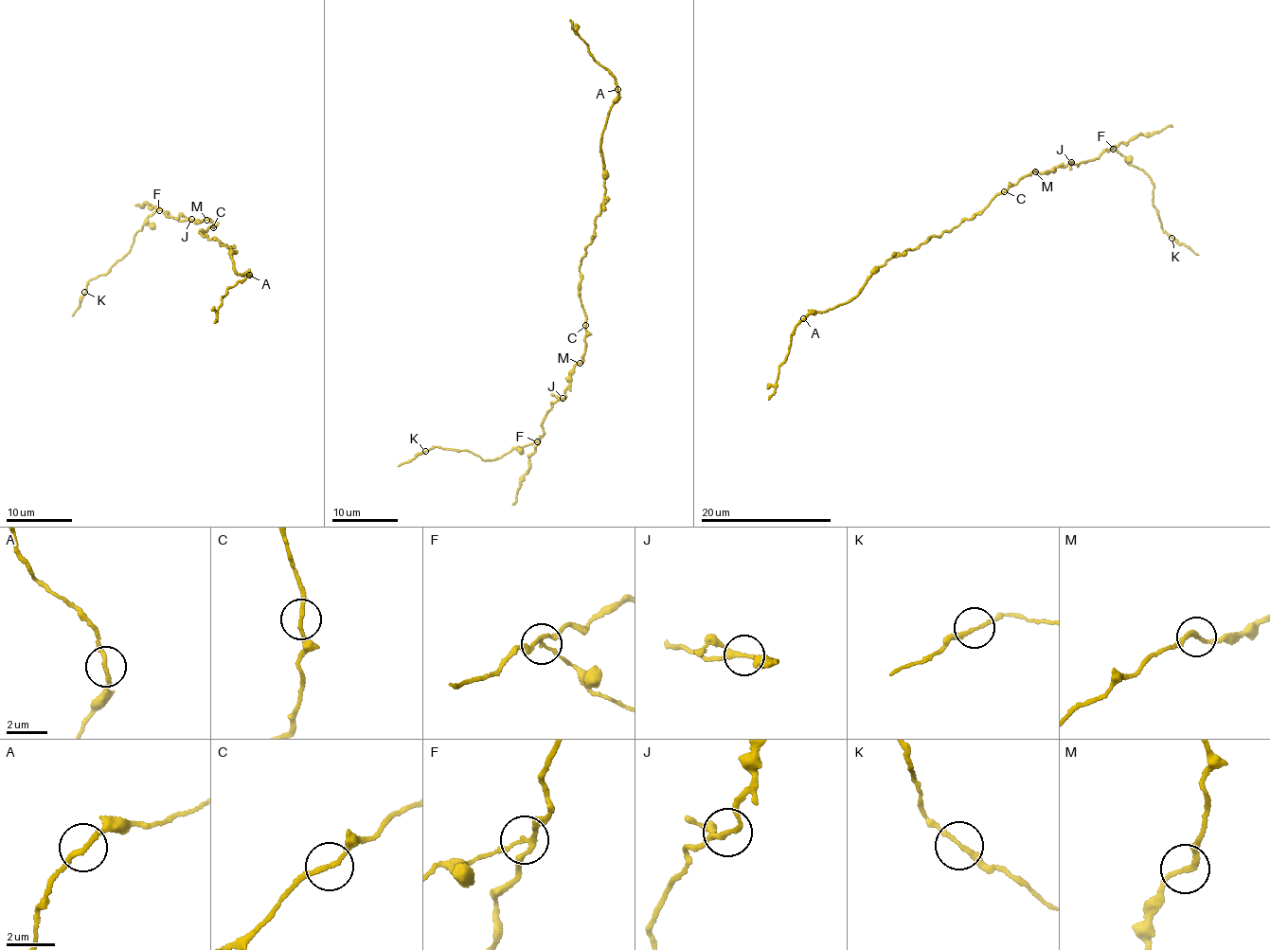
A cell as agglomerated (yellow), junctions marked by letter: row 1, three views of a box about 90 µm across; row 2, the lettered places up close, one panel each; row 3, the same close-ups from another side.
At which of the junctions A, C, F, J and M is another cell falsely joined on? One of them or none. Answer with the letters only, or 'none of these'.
F

